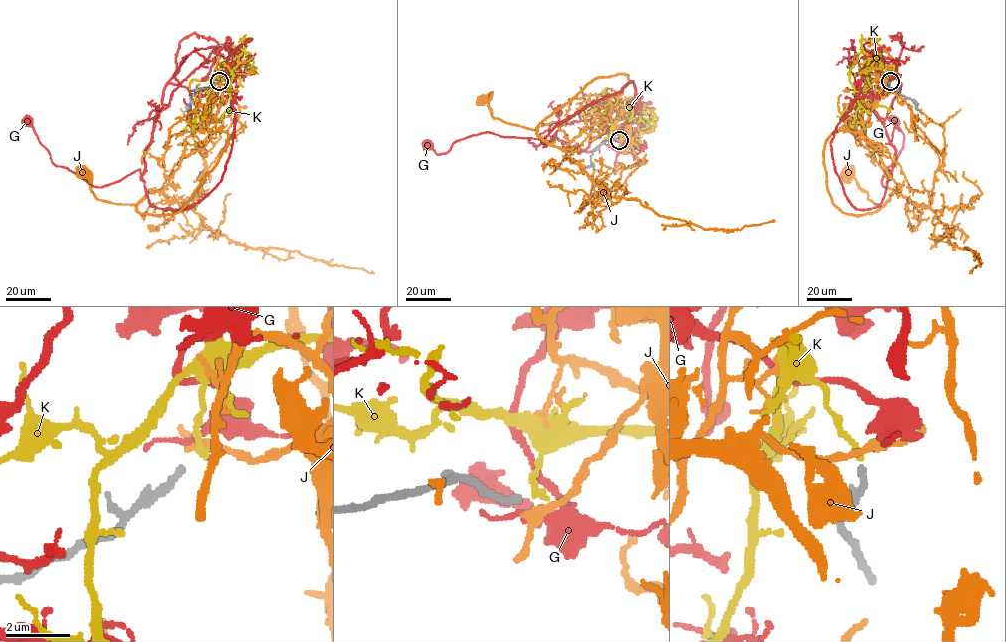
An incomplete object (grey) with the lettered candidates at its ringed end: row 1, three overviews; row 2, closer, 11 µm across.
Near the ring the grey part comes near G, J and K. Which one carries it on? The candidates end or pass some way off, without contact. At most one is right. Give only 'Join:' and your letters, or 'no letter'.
Join: no letter

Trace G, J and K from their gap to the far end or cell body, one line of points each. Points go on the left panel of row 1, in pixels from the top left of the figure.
G: (219, 79), (236, 62), (212, 53), (155, 119), (143, 174), (135, 170), (101, 187), (56, 166), (26, 120)
J: (219, 79), (229, 74), (160, 191), (135, 207), (102, 201), (82, 172)
K: (220, 80), (223, 73), (243, 66), (248, 58), (238, 72), (217, 72), (208, 96), (203, 125), (207, 129)

